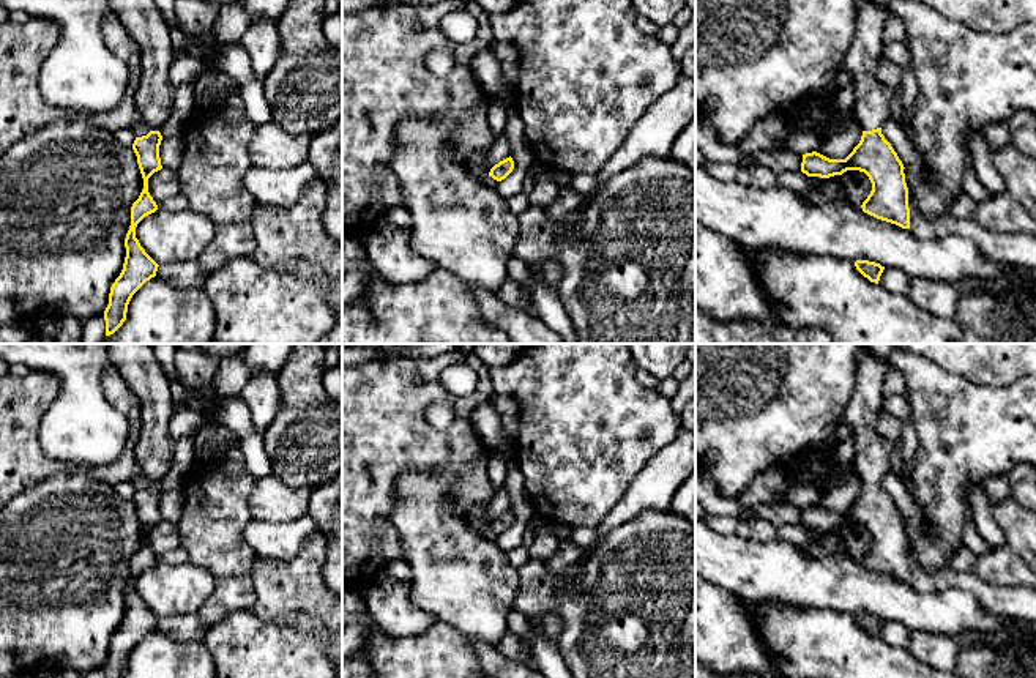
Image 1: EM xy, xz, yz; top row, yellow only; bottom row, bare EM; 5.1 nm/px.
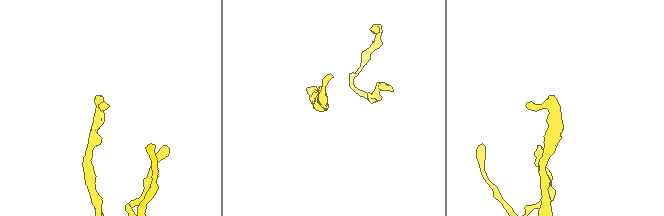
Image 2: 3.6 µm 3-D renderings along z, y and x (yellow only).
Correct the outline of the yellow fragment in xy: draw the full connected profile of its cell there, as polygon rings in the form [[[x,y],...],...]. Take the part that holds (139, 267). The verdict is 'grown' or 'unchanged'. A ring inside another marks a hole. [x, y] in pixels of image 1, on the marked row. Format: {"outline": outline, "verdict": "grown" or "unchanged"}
{"outline": [[[110,0],[110,9],[139,46],[140,82],[136,91],[136,106],[142,121],[151,131],[147,136],[136,137],[132,143],[143,178],[143,189],[131,207],[123,270],[110,287],[109,304],[104,311],[106,336],[114,334],[123,325],[132,295],[156,276],[159,266],[136,238],[136,227],[145,216],[158,210],[148,192],[148,178],[162,169],[159,158],[162,136],[159,129],[170,115],[177,88],[169,79],[169,68],[175,57],[170,28],[155,0]]], "verdict": "grown"}

